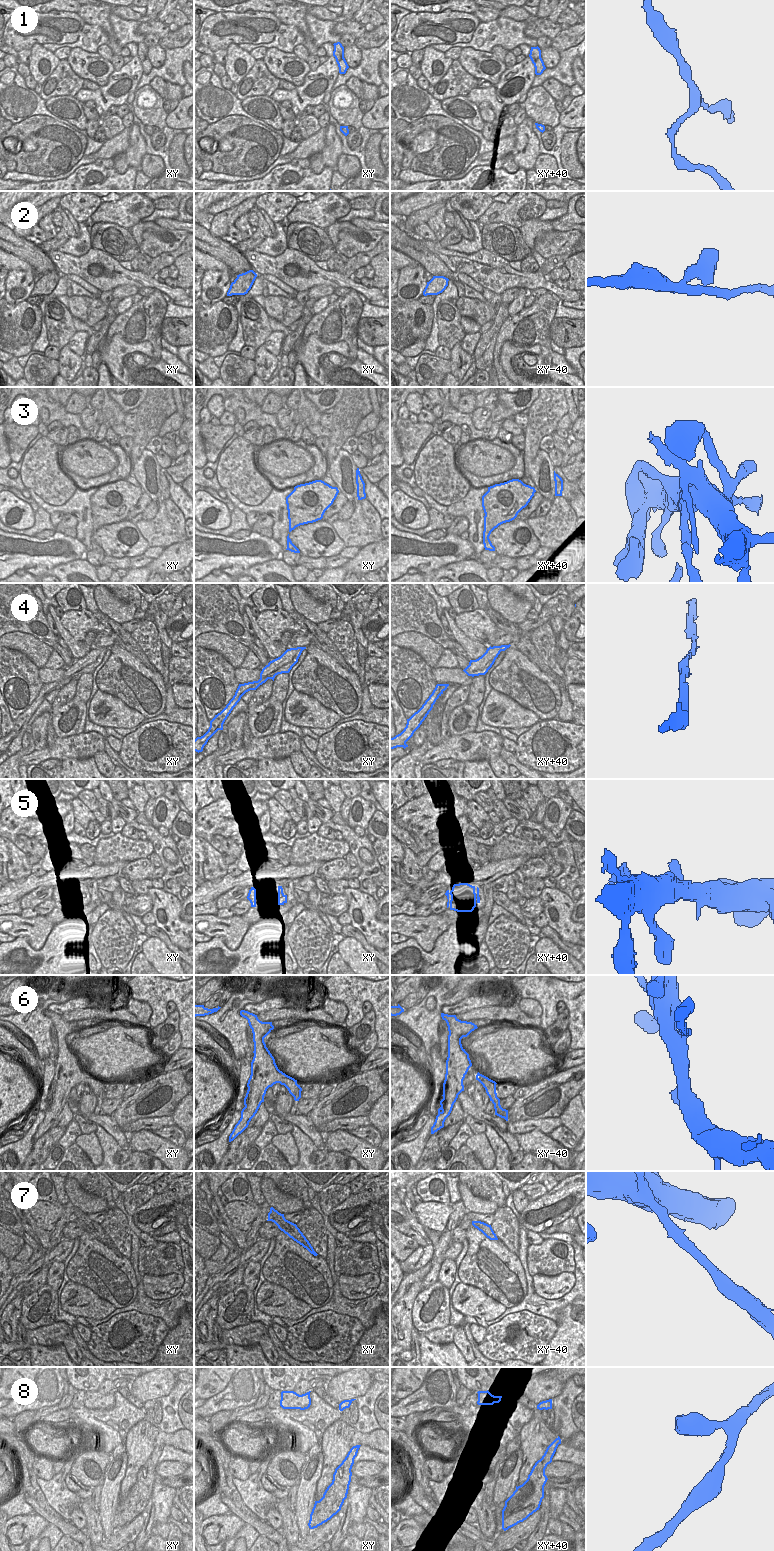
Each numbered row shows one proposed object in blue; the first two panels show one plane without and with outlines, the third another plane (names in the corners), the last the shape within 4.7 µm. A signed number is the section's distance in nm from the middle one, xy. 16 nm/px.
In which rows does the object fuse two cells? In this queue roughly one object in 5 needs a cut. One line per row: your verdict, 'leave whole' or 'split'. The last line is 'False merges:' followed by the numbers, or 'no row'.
1: leave whole
2: leave whole
3: split
4: leave whole
5: leave whole
6: leave whole
7: split
8: leave whole
False merges: 3, 7

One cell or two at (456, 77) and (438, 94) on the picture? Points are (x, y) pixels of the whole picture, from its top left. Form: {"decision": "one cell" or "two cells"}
{"decision": "one cell"}

